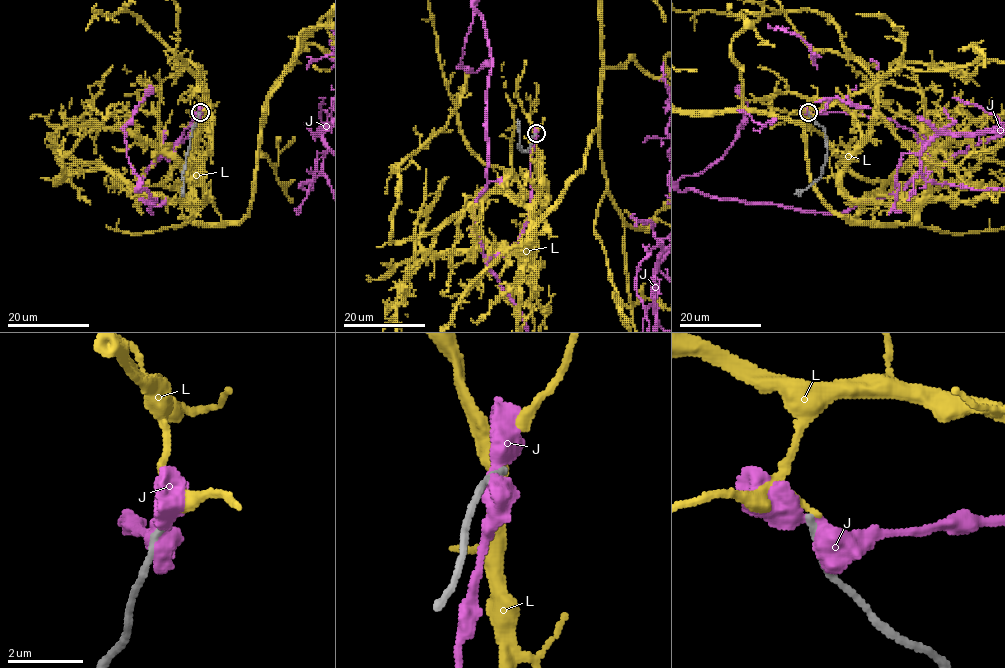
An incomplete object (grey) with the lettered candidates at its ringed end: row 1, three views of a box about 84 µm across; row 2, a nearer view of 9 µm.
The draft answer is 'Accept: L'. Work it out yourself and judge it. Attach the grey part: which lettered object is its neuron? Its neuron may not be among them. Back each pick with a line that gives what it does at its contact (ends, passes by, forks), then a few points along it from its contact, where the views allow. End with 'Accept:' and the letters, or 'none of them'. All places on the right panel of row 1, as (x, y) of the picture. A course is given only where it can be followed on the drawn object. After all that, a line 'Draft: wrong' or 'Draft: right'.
Accept: none of them
Draft: wrong

